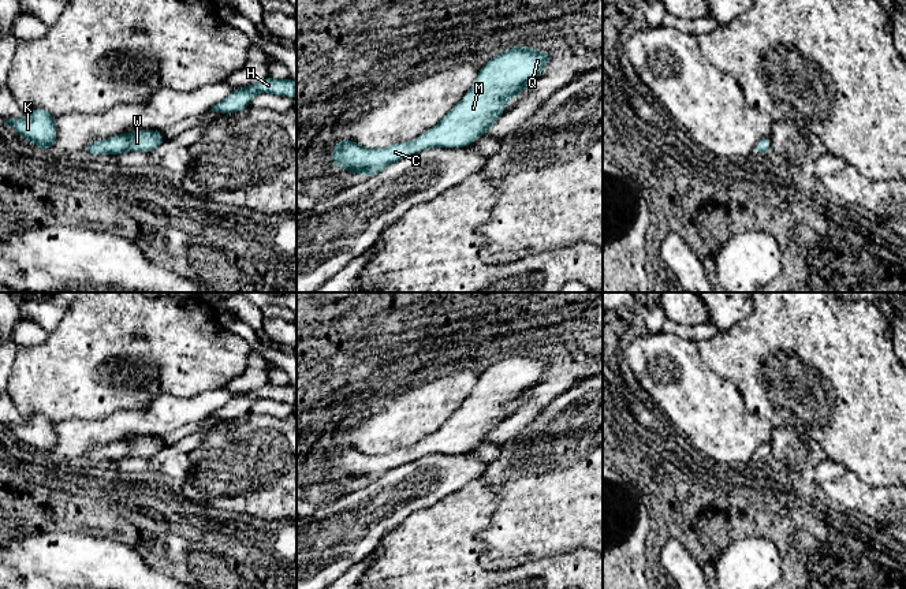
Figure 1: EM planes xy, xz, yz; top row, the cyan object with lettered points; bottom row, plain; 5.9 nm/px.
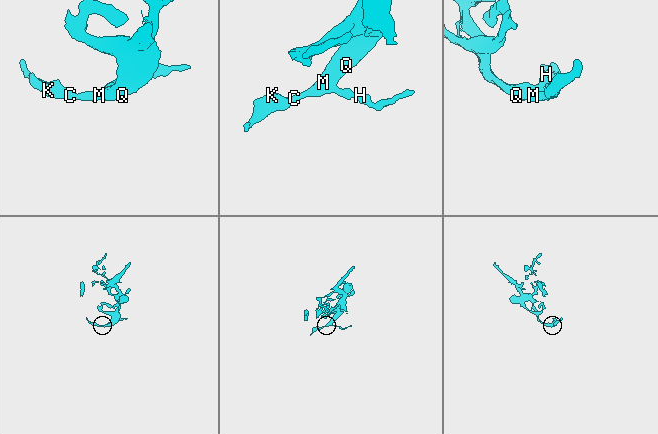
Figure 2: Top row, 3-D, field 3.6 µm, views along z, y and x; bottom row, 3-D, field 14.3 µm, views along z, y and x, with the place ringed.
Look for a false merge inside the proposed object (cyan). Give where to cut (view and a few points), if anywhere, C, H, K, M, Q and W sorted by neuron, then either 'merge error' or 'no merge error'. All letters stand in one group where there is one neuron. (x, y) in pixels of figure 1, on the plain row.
no cut; C H K M Q W; no merge error

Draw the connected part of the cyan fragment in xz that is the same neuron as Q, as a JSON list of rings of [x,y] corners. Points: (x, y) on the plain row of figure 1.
[[[514,351],[486,368],[456,413],[417,446],[383,455],[368,455],[354,447],[339,444],[329,463],[335,471],[350,480],[372,482],[389,470],[428,454],[466,454],[486,440],[504,420],[506,410],[532,391],[549,368],[549,358]]]

